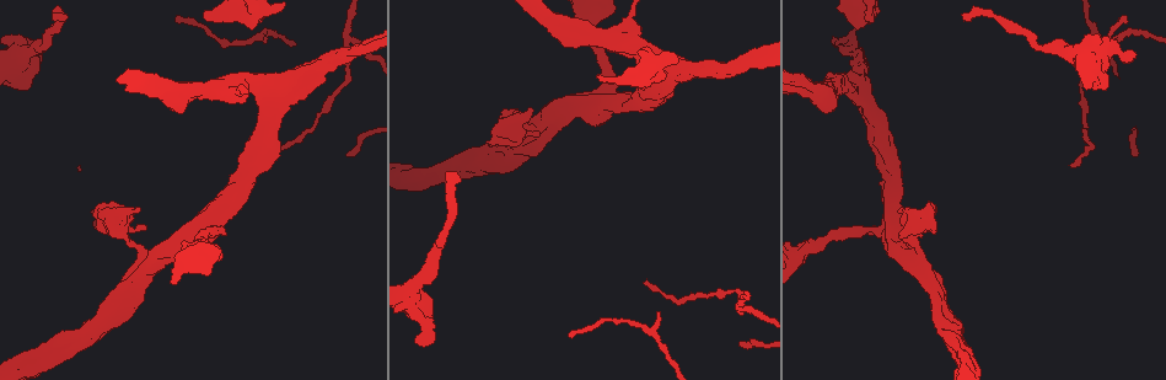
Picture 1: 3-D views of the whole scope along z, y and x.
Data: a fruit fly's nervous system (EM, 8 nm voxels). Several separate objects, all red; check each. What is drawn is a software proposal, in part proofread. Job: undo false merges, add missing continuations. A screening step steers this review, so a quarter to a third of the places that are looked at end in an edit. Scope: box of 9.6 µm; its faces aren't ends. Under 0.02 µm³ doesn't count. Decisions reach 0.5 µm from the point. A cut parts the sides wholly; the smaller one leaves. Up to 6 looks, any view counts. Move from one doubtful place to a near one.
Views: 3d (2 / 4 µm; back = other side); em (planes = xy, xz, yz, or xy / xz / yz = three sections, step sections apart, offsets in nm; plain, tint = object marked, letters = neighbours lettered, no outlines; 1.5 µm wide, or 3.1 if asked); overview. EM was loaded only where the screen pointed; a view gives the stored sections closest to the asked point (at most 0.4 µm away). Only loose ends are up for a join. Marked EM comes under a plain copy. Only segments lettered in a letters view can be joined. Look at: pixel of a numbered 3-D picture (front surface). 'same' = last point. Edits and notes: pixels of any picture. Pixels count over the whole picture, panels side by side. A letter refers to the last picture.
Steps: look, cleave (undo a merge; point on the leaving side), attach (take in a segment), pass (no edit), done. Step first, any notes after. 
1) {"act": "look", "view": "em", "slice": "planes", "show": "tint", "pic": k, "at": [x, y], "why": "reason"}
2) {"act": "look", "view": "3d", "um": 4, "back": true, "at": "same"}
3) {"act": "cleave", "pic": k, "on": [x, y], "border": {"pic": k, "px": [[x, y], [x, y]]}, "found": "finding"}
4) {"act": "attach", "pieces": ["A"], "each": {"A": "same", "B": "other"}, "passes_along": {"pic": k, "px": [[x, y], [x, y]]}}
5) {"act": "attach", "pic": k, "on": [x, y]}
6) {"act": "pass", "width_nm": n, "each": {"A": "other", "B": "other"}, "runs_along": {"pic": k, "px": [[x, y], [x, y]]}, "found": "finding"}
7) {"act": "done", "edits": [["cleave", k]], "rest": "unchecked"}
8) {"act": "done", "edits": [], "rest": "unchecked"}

{"act": "look", "view": "em", "slice": "planes", "show": "tint", "pic": 1, "at": [348, 40], "why": "three arms meet"}

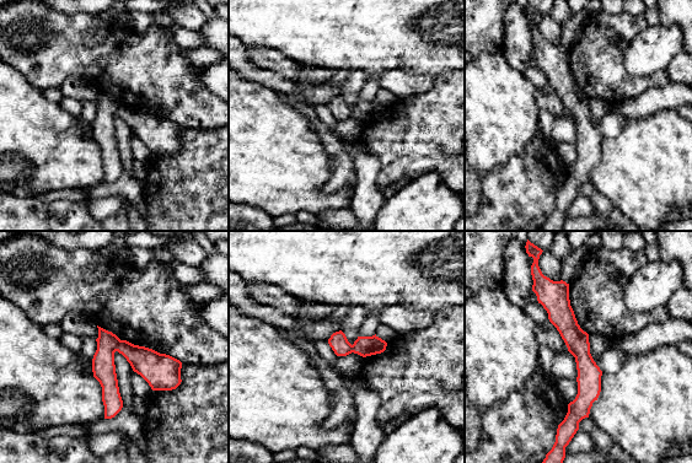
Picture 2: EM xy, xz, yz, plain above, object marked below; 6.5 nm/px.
{"act": "look", "view": "em", "slice": "planes", "show": "letters", "at": "same"}

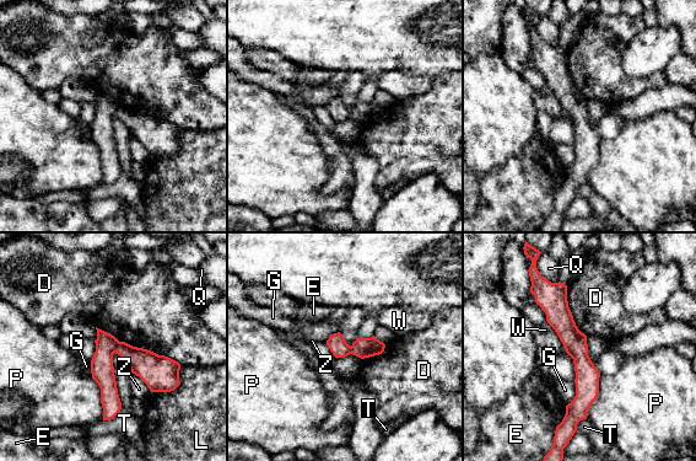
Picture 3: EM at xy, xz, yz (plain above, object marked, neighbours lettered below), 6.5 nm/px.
{"act": "cleave", "pic": 3, "on": [102, 369], "width_nm": 130, "each": {"D": "other", "E": "other", "G": "other", "L": "other", "P": "other", "Q": "other", "T": "other", "W": "other", "Z": "other"}, "border": {"pic": 3, "px": [[119, 342], [114, 352]]}, "found": "a second neuron is stuck on"}

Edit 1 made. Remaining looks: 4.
{"act": "look", "view": "overview", "why": "see it whole again"}

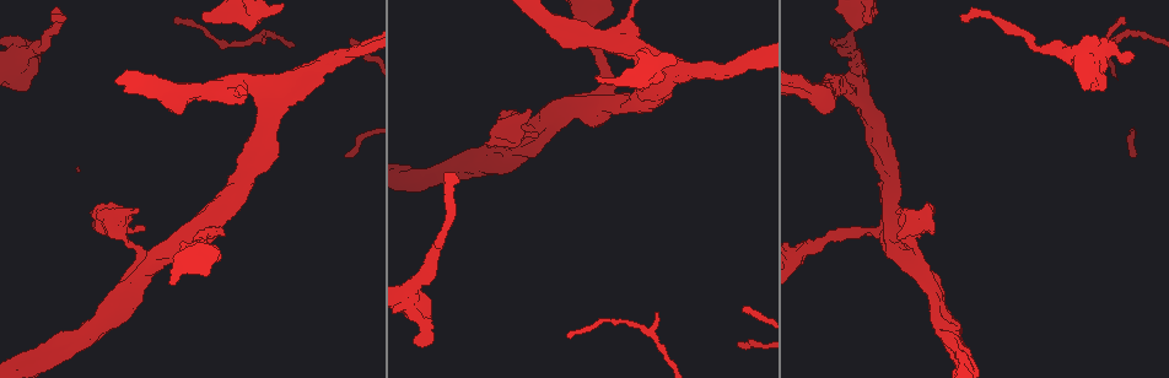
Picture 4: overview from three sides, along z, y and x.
{"act": "look", "view": "3d", "um": 2, "pic": 4, "at": [314, 88], "why": "branch stops here"}

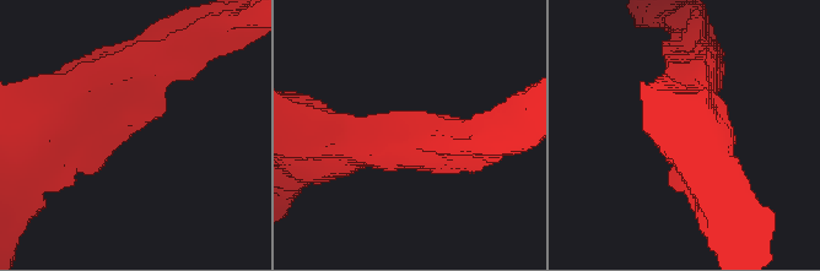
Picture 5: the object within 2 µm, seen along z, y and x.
{"act": "look", "view": "em", "slice": "planes", "show": "letters", "pic": 5, "at": [127, 137]}

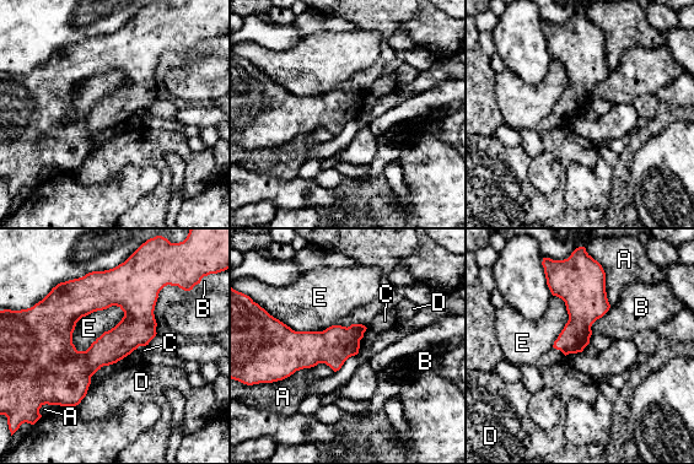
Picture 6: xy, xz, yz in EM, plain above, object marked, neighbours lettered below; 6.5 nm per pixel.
{"act": "pass", "longest_contact_nm": ["A", 420], "each": {"A": "other", "B": "other", "C": "other", "D": "other", "E": "other"}, "runs_along": {"pic": 6, "px": [[151, 306], [108, 349], [44, 392]]}, "found": "none of them fits"}

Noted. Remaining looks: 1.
{"act": "done", "edits": [["cleave", 3]], "rest": "unchecked"}

